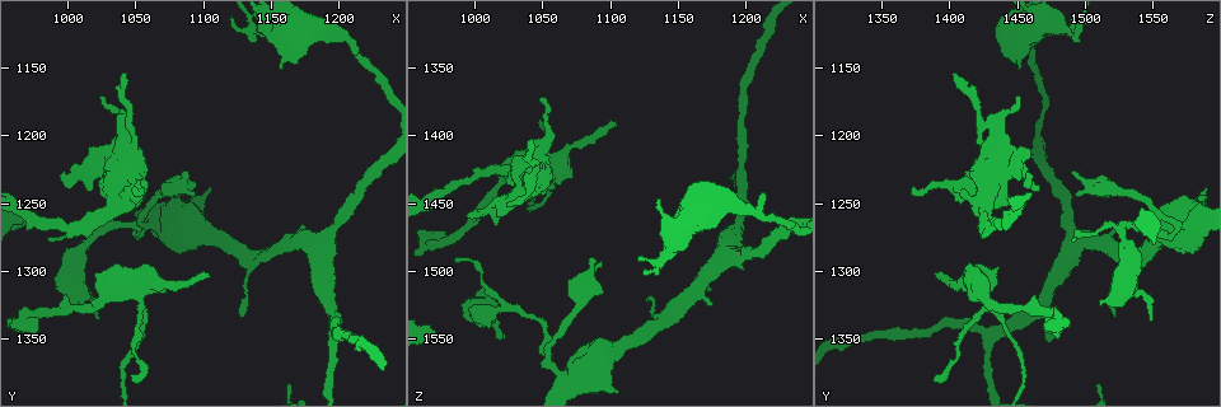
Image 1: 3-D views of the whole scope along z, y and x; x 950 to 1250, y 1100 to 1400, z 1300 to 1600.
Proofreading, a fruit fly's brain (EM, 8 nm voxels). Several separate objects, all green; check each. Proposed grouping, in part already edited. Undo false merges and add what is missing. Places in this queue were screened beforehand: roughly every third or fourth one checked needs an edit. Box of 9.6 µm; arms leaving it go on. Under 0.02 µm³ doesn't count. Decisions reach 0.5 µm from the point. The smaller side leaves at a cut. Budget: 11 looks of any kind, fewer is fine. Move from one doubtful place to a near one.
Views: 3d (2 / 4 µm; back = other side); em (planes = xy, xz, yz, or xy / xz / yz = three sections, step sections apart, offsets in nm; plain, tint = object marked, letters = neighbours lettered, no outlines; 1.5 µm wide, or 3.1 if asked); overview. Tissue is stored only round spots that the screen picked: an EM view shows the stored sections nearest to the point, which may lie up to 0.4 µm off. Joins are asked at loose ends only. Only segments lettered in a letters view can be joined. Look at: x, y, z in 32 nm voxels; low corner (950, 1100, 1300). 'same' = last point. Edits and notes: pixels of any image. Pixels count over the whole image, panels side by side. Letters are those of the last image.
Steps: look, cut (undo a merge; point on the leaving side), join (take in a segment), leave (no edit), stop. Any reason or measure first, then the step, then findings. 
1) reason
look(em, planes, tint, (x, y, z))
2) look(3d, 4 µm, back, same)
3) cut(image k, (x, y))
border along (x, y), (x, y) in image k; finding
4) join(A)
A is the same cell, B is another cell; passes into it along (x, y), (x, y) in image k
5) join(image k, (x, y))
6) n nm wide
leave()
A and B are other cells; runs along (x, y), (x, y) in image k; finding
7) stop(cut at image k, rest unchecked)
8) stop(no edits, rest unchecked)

free end
look(em, yz, step 8, tint, (988, 1278, 1494))

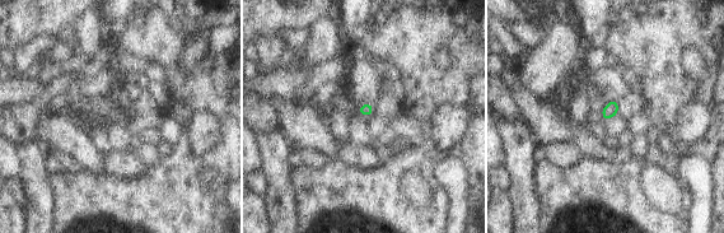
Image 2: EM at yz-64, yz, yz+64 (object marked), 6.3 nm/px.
another direction
look(em, xy, step 4, letters, same)

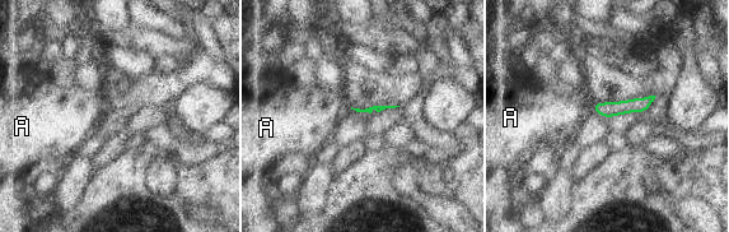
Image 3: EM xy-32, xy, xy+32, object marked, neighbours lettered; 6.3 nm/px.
A touches over 30 nm
leave()
A is another cell; border along (592, 105), (593, 108) in image 3; no lettered segment goes on from it

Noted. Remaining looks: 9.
look(em, yz, step 8, tint, (1052, 1248, 1406))

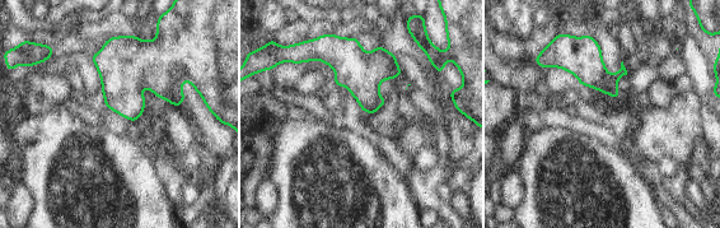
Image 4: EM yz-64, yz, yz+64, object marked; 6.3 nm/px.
cut it another way
look(em, planes, letters, same)

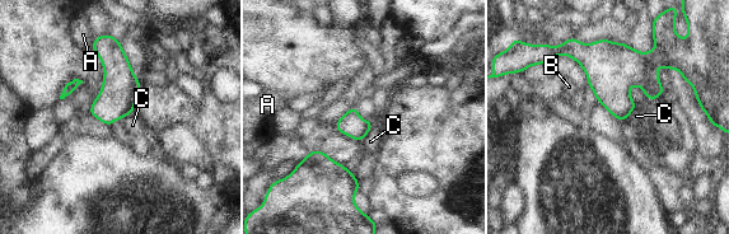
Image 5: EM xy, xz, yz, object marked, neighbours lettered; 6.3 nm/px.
leave()
A, B and C are other cells; border along (370, 120), (372, 127), (360, 140) in image 5; no lettered segment goes on from it

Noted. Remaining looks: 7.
branch point
look(em, xy, step 8, tint, (1042, 1196, 1432))

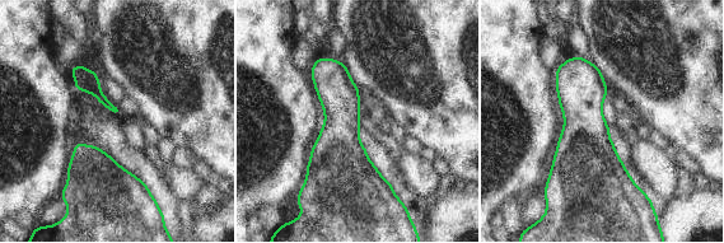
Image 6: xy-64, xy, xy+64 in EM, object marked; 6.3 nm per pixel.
look(em, xy, step 8, letters, same)

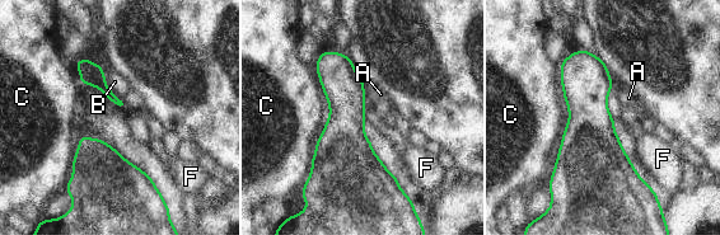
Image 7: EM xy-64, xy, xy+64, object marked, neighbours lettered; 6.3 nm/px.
leave()
A, B, C and F are other cells; runs along (82, 62), (103, 88), (122, 104) in image 7; one neuron here

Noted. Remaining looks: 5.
thick turns thin
look(em, planes, letters, (1132, 1290, 1540))

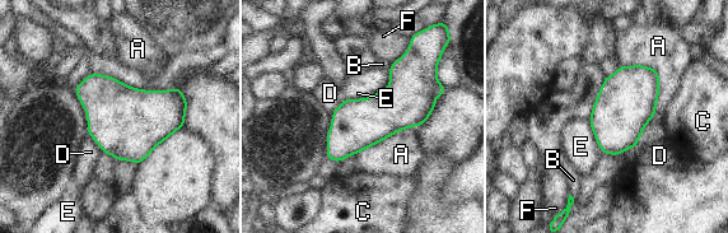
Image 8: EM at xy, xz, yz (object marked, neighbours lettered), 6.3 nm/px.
320 nm wide
leave()
A, B, C, D, E and F are other cells; border along (390, 70), (381, 91), (342, 99) in image 8; one neuron here

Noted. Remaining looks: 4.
thin end
look(em, xz, step 4, letters, (1214, 1140, 1444))

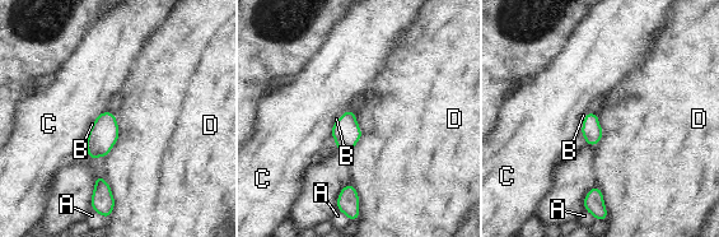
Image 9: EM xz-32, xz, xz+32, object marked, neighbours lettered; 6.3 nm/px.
120 nm wide
join(B)
B is the same cell, A, C and D are other cells; passes into it along (592, 131), (583, 122), (583, 115) in image 9; it goes on there

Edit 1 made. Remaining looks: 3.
stop(join at image 9, rest unchecked)

